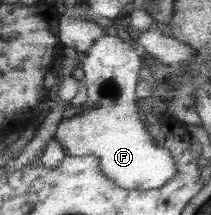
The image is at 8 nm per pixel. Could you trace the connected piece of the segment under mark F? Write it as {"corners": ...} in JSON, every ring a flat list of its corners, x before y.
{"corners":[[110,34,100,35,86,51,81,67,84,78,82,83,88,102,94,103,91,110,72,117,63,118,59,127,56,127,53,137,63,149,66,156,93,156,98,158,98,170,118,188,124,190,154,190,164,188,167,182,175,175,176,160,172,158,167,149,156,146,150,138,148,130,142,124,143,113,136,106,136,85,138,81,138,69,140,69,140,57,134,53,130,45,120,41,118,36,110,37]]}

